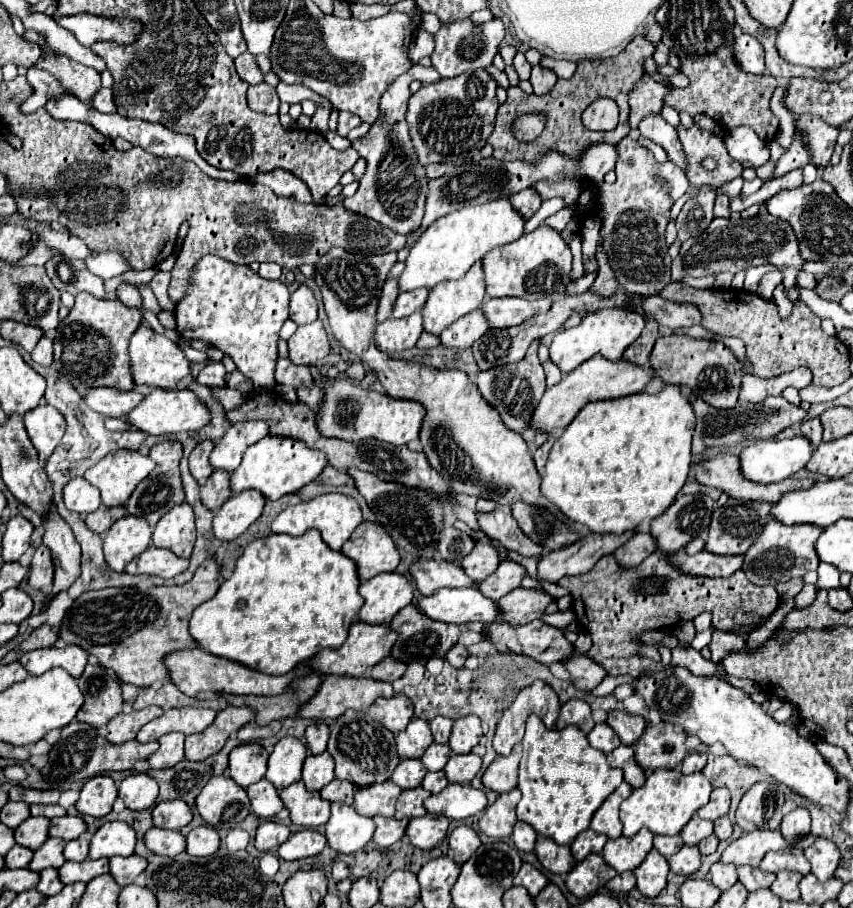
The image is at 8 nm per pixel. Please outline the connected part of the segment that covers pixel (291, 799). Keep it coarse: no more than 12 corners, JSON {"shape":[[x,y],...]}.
{"shape":[[303,781],[279,791],[291,821],[319,827],[329,819],[329,801],[307,791]]}

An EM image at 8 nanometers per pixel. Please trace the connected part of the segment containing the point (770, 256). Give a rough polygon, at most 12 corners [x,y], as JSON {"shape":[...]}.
{"shape":[[715,217],[689,239],[671,279],[803,265],[787,221]]}

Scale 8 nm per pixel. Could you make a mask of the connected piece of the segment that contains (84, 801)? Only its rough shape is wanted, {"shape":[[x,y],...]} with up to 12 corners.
{"shape":[[95,775],[83,785],[75,807],[103,817],[117,799],[115,781]]}

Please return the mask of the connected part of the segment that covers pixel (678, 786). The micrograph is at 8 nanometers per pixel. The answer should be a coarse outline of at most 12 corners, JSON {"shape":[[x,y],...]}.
{"shape":[[649,773],[621,803],[623,835],[677,835],[713,787],[703,773]]}

